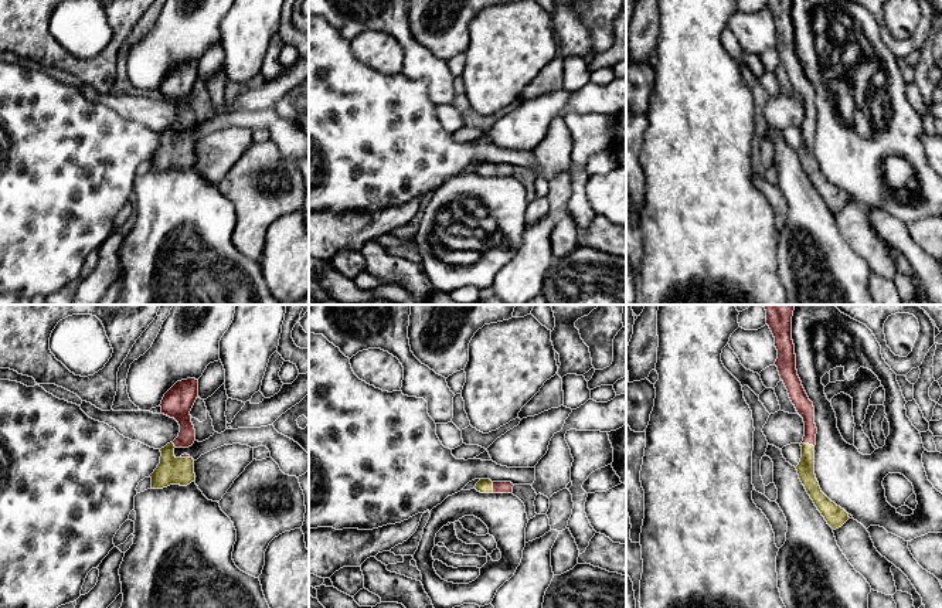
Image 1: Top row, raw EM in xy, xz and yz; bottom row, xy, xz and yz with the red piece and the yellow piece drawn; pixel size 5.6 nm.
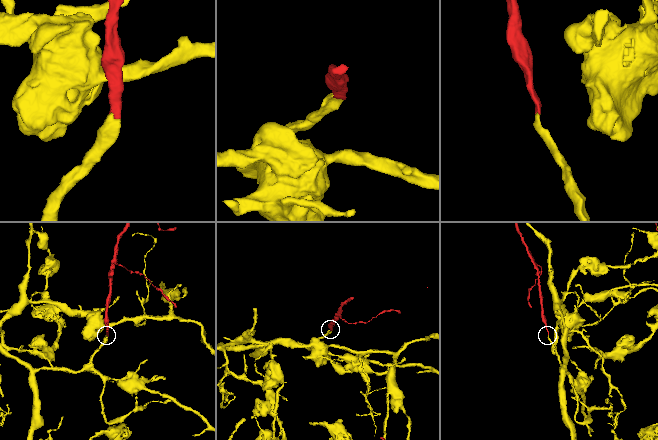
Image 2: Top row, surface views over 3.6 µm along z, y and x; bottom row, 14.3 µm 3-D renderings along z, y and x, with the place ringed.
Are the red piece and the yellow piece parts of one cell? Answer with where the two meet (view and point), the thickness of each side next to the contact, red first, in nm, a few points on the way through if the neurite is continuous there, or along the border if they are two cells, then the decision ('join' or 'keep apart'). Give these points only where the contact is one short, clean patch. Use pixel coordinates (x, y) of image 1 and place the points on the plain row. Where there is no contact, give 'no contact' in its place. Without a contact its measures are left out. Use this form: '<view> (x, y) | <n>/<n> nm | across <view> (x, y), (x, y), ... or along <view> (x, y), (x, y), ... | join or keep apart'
yz (808, 125) | 100/100 nm | across yz (803, 88), (809, 102), (808, 125), (805, 152) | join

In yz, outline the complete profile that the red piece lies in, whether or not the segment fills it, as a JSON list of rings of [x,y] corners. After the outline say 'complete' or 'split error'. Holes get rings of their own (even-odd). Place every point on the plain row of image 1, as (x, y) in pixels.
[[[766,0],[766,7],[775,20],[775,30],[778,33],[775,48],[778,50],[792,86],[805,105],[805,119],[800,126],[802,140],[796,149],[799,162],[827,207],[836,213],[850,200],[844,191],[837,188],[822,174],[815,157],[815,128],[817,116],[815,89],[798,58],[795,27],[792,23],[792,0]]] | split error

